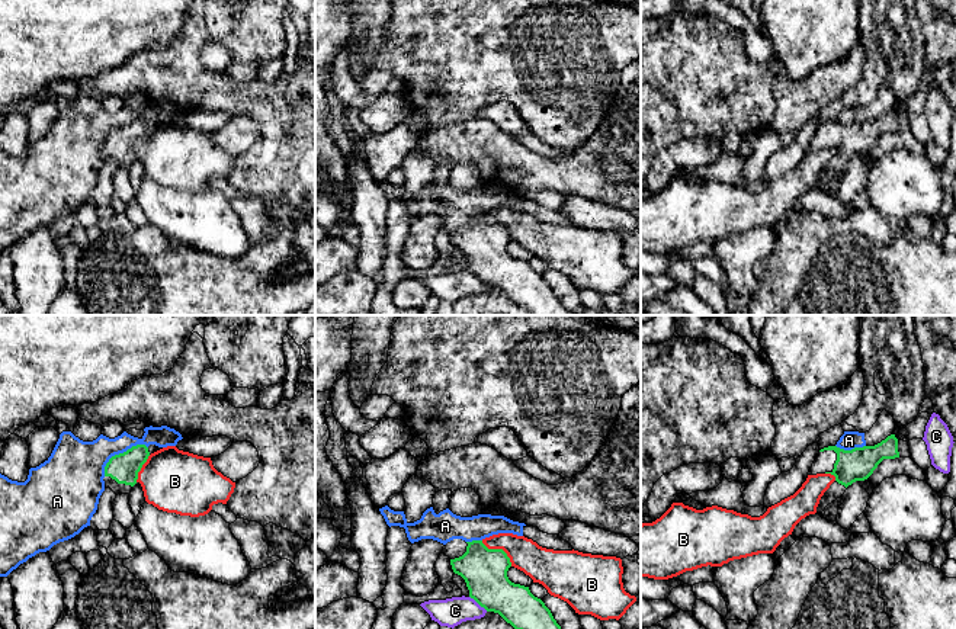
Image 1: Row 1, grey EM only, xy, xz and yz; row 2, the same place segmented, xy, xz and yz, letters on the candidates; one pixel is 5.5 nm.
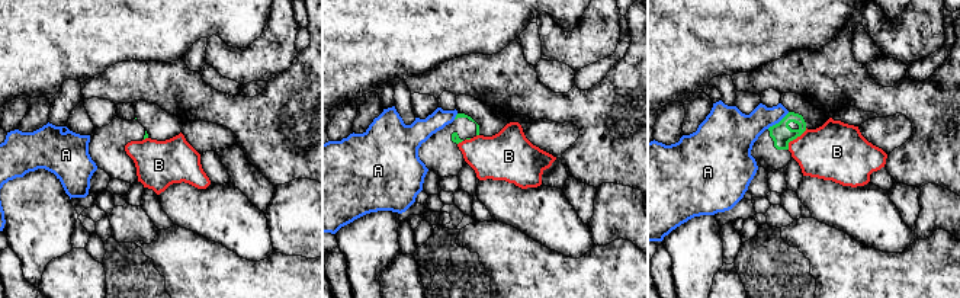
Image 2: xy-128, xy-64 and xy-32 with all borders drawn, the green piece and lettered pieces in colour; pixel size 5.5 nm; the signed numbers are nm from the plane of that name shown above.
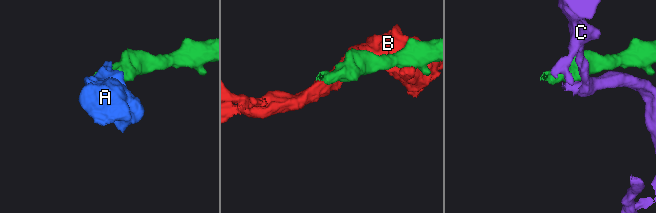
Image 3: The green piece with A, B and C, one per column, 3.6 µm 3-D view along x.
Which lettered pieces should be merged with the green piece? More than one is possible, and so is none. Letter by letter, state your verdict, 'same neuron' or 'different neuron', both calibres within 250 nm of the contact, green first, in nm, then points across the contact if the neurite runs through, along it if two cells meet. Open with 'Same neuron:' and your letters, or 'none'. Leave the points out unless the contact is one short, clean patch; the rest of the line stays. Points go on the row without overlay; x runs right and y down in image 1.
Same neuron: none
A: different neuron | 170/300 nm | along xy (147, 121), (137, 119), (115, 128), (106, 138), (103, 150)
B: different neuron | 240/190 nm
C: different neuron | 240/160 nm | along xz (470, 270), (487, 285)

